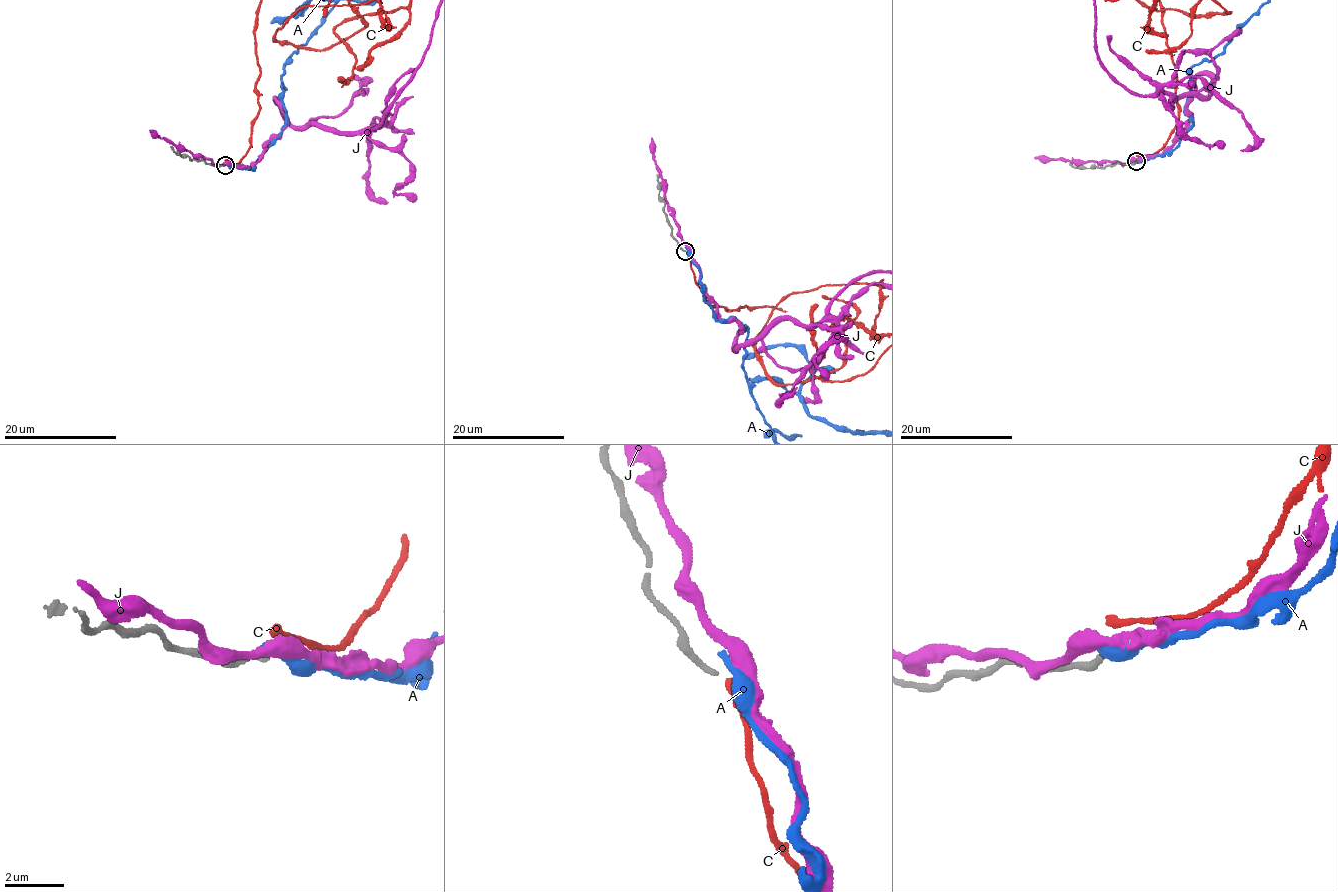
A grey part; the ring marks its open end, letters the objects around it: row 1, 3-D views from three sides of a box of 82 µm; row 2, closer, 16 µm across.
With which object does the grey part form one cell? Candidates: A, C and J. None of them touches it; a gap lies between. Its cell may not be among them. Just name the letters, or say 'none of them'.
none of them

